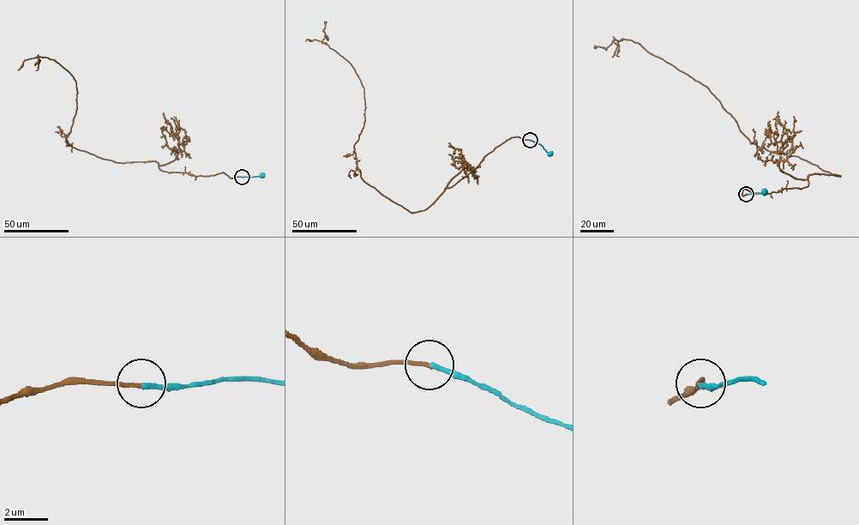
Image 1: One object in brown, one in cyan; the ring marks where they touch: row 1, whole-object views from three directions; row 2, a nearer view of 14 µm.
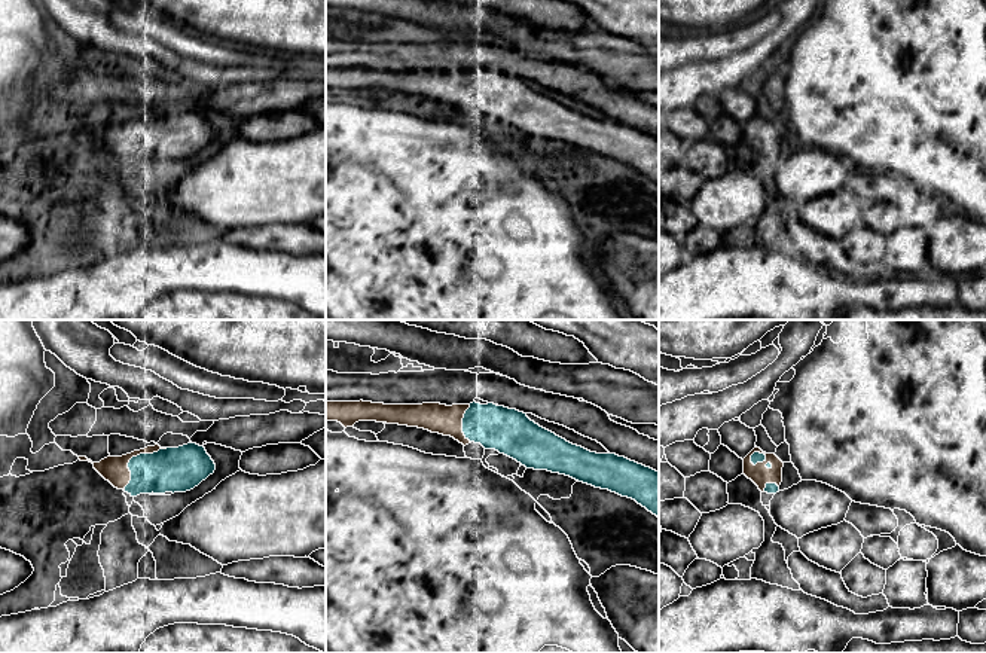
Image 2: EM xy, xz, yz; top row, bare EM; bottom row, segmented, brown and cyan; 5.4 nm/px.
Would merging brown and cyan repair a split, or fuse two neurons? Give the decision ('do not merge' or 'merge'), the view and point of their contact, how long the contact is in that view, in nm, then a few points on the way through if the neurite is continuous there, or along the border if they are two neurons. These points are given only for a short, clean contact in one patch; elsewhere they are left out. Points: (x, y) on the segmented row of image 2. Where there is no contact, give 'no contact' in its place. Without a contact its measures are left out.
merge; meets brown in xy at (133, 455); contact 340 nm long

